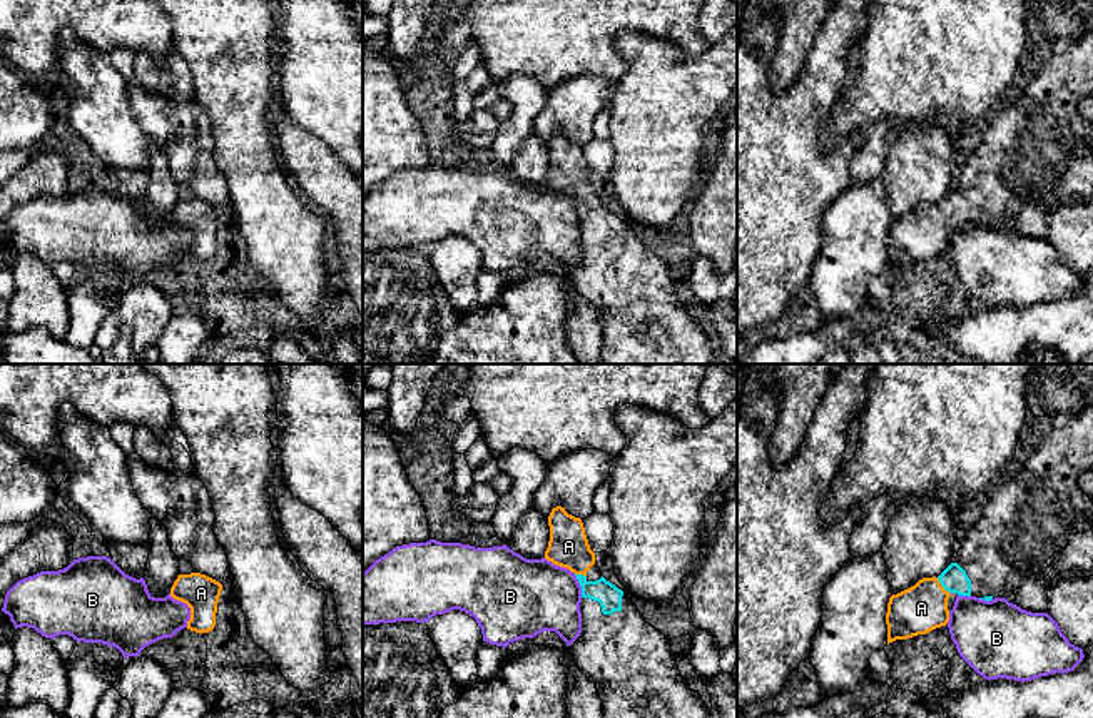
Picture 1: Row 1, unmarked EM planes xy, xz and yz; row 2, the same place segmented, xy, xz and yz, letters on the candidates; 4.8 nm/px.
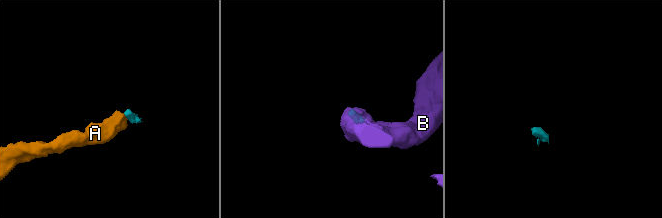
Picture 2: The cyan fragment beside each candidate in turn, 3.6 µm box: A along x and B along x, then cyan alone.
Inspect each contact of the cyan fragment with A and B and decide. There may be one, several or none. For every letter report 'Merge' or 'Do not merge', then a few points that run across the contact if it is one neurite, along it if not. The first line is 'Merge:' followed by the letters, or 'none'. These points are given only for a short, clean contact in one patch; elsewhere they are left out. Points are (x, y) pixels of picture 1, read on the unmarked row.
Merge: A
A: Merge. Line: yz (955, 206), (943, 212), (921, 234)
B: Do not merge. Line: xz (574, 201), (582, 222)

